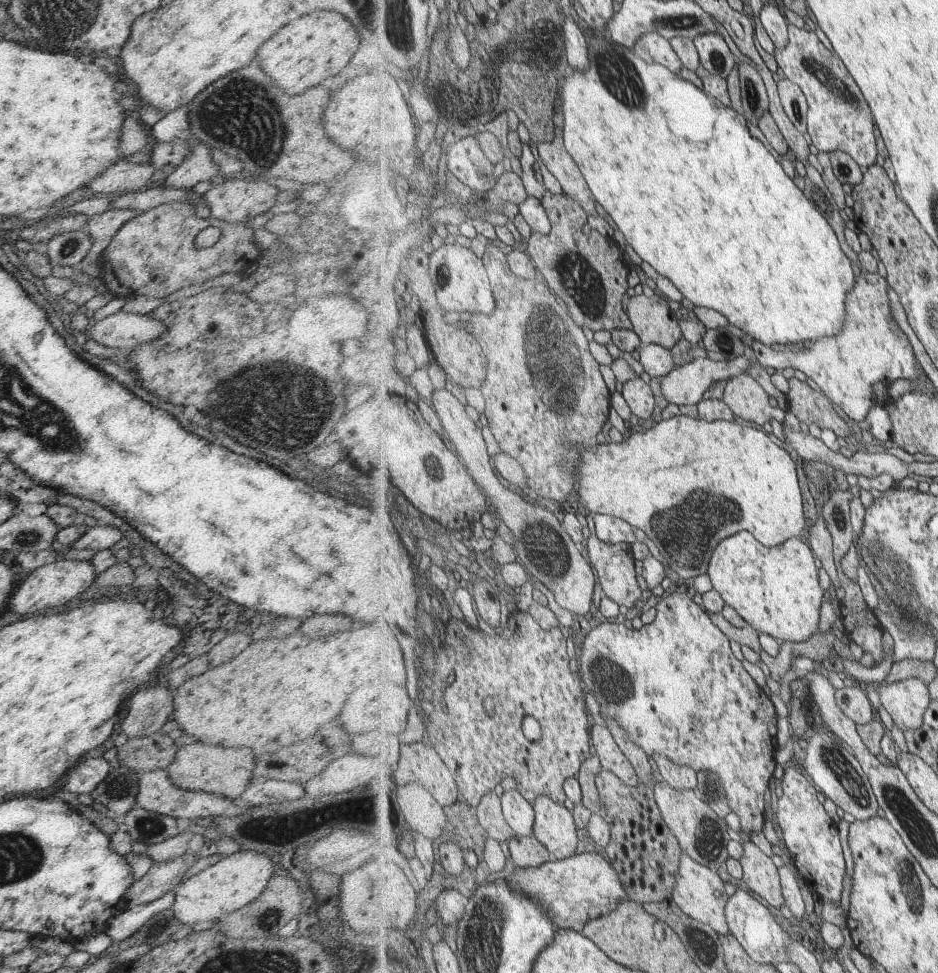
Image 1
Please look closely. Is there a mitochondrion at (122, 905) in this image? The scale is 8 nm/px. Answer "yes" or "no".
no

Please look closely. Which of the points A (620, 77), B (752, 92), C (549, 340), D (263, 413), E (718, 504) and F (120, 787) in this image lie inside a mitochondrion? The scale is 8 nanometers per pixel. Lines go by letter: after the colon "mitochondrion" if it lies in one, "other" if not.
A: mitochondrion
B: mitochondrion
C: mitochondrion
D: mitochondrion
E: mitochondrion
F: mitochondrion

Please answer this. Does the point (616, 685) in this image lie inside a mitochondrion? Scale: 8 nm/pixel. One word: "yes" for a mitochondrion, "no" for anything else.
yes

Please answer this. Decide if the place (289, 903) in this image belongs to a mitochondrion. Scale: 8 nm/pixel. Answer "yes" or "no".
no

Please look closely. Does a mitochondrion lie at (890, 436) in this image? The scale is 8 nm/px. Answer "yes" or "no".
no

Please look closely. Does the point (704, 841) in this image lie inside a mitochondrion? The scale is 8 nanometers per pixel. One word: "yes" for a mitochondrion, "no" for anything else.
yes

